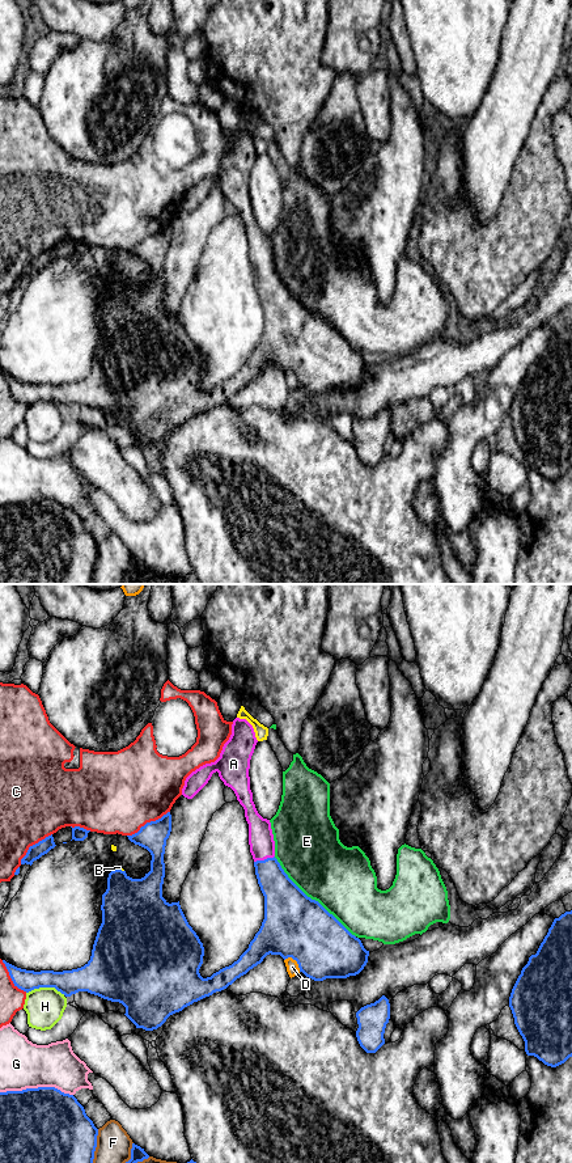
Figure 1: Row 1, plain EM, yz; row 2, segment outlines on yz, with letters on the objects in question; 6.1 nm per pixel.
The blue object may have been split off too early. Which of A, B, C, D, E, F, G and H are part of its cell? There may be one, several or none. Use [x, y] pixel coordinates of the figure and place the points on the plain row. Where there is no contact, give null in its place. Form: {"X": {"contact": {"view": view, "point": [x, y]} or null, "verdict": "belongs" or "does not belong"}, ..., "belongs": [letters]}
{"A": {"contact": {"view": "yz", "point": [265, 273]}, "verdict": "belongs"}, "B": {"contact": {"view": "yz", "point": [121, 283]}, "verdict": "does not belong"}, "C": {"contact": {"view": "yz", "point": [148, 236]}, "verdict": "does not belong"}, "D": {"contact": {"view": "yz", "point": [295, 372]}, "verdict": "does not belong"}, "E": {"contact": {"view": "yz", "point": [310, 312]}, "verdict": "does not belong"}, "F": {"contact": {"view": "yz", "point": [94, 563]}, "verdict": "does not belong"}, "G": {"contact": {"view": "yz", "point": [37, 502]}, "verdict": "does not belong"}, "H": {"contact": {"view": "yz", "point": [46, 400]}, "verdict": "does not belong"}, "belongs": ["A"]}

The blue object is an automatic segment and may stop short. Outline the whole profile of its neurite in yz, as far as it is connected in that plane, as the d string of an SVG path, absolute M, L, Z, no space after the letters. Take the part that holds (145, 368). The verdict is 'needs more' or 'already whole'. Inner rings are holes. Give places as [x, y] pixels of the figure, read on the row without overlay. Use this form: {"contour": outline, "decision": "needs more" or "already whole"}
{"contour": "M236 131L232 138L232 148L224 157L220 170L211 177L206 177L192 185L185 194L182 208L192 212L211 193L213 186L219 186L225 199L230 200L240 217L245 223L245 231L249 237L249 258L254 272L255 288L258 297L264 309L264 333L259 344L250 355L249 361L232 378L220 382L211 390L203 392L199 382L203 377L204 360L196 346L188 338L179 314L169 317L162 310L162 297L165 291L164 267L166 253L171 245L171 228L168 225L156 234L147 236L132 249L127 249L131 255L147 262L151 268L151 284L141 292L130 291L126 284L114 283L107 291L107 303L102 308L102 337L98 342L90 373L81 381L63 385L54 384L26 384L17 381L5 373L9 389L18 402L29 406L39 401L55 401L65 410L79 405L88 405L111 415L119 415L126 420L126 430L136 439L145 444L153 444L161 440L166 432L182 424L185 420L198 415L216 405L221 405L232 398L237 392L246 388L250 382L263 375L267 368L280 368L284 373L292 371L297 375L300 385L314 394L326 392L347 392L359 388L368 376L369 364L366 364L359 351L352 348L332 327L330 327L318 314L308 310L284 286L275 271L275 254L271 236L263 232L253 215L250 203L250 173L258 153L253 139L246 132Z", "decision": "needs more"}

